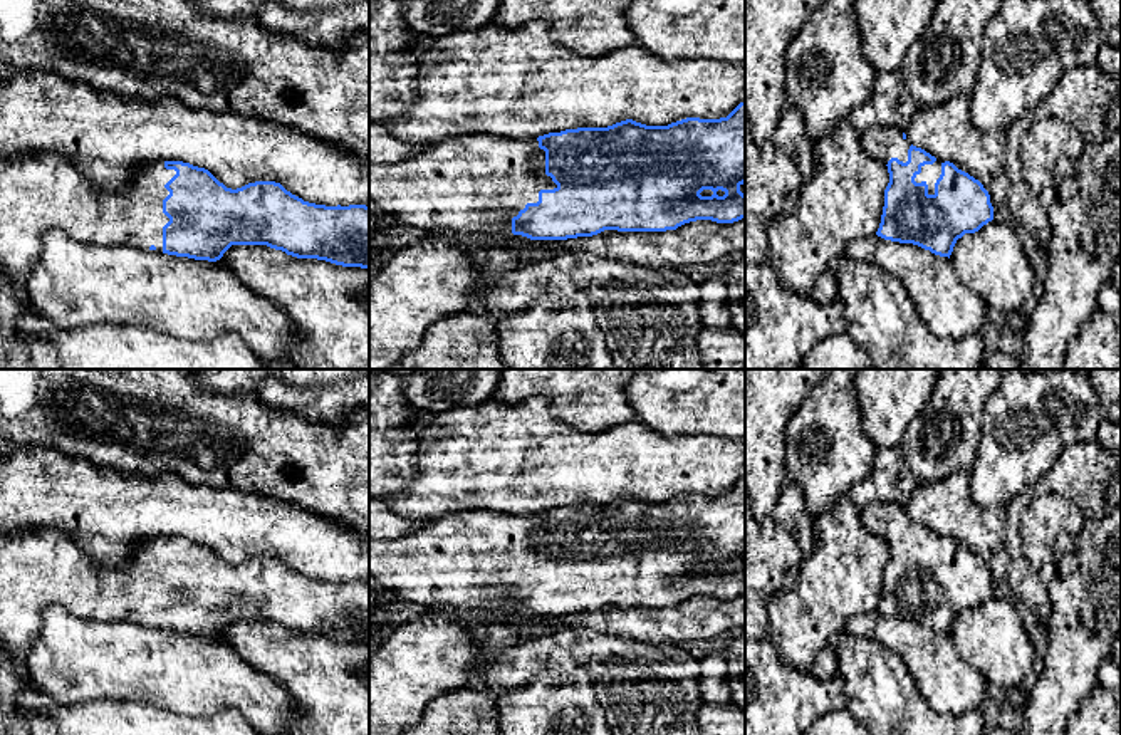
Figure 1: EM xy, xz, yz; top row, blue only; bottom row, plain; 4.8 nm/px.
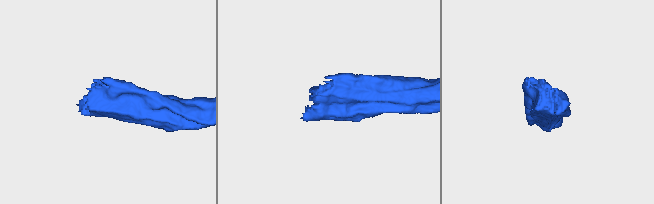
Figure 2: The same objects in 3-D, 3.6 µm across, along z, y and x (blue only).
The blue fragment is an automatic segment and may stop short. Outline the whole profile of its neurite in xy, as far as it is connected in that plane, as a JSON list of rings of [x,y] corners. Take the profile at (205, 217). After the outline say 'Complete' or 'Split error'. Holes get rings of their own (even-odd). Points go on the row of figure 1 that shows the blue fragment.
[[[60,154],[0,156],[0,268],[20,285],[42,255],[42,235],[62,230],[81,243],[133,245],[216,262],[232,245],[267,245],[297,258],[369,270],[369,206],[304,201],[275,181],[232,190],[208,169],[156,161],[136,169],[119,190],[97,190]]]. Split error

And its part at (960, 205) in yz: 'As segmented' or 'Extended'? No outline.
Extended

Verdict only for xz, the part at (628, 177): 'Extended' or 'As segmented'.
Extended

